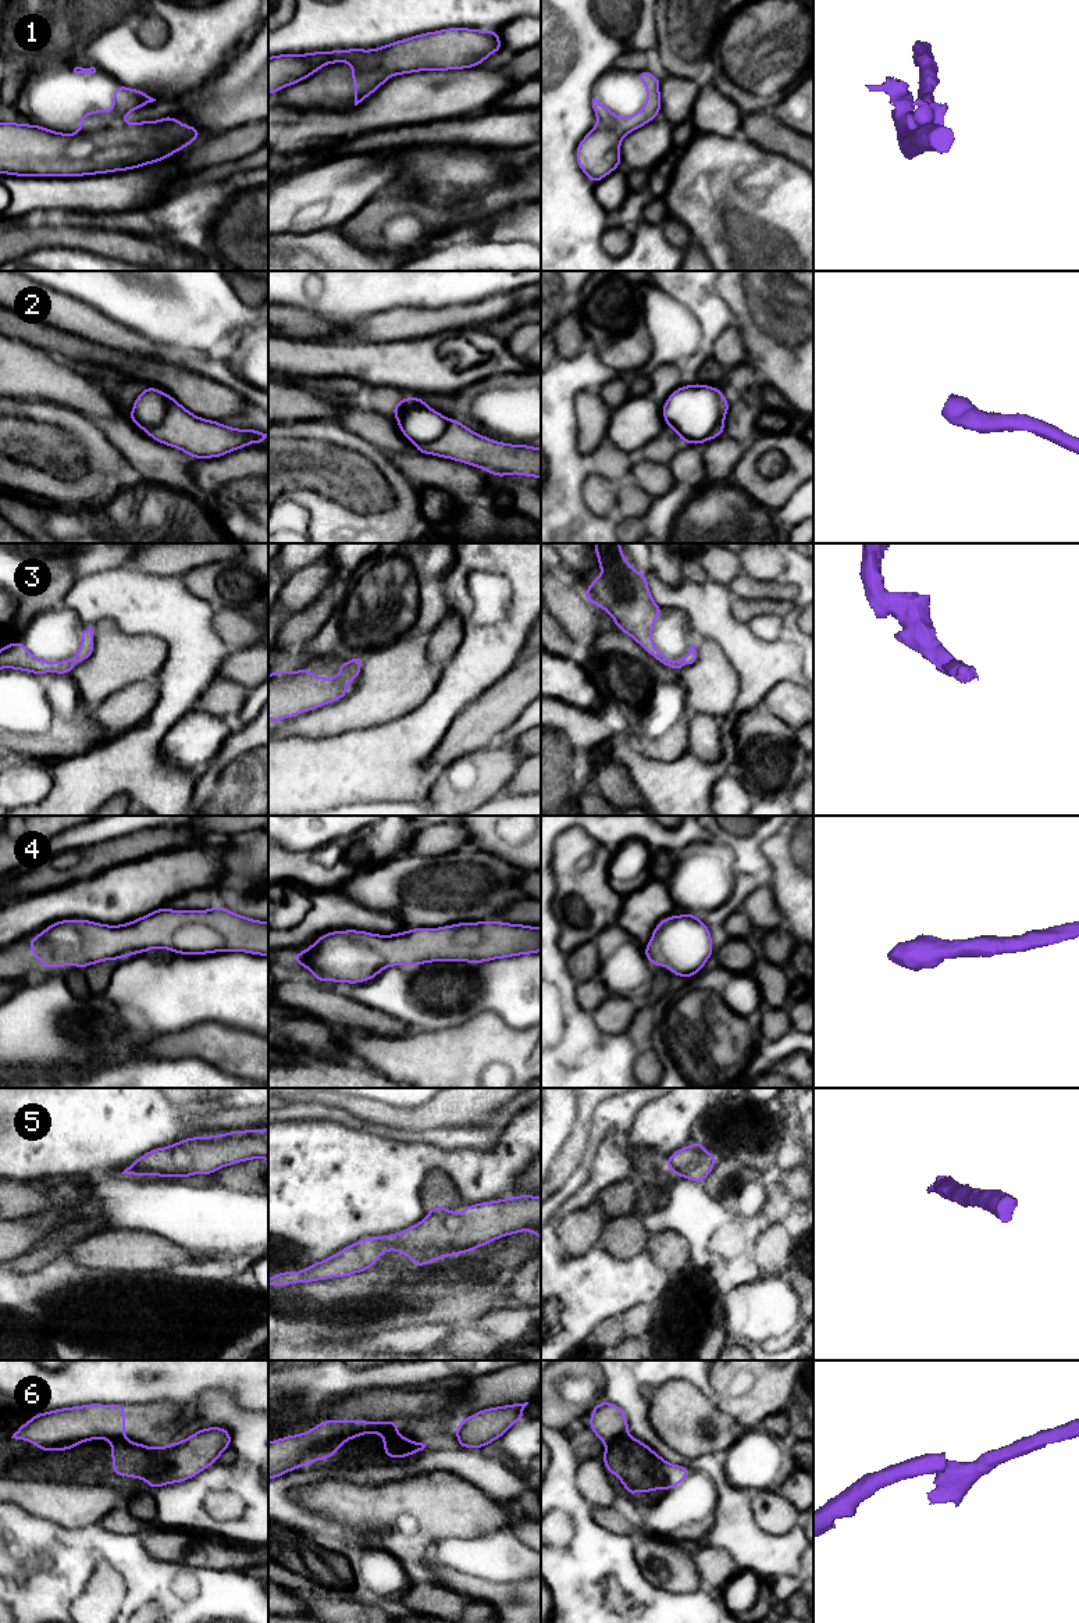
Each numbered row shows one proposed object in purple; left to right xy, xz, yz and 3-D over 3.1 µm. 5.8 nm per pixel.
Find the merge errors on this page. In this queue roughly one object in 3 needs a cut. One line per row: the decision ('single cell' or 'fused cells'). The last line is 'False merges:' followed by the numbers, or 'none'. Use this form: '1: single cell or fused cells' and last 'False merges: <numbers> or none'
1: fused cells
2: single cell
3: single cell
4: single cell
5: single cell
6: fused cells
False merges: 1, 6

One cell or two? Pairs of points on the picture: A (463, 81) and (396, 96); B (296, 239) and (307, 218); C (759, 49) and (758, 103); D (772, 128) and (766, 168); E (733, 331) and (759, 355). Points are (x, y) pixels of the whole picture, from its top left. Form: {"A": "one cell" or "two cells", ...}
{"A": "one cell", "B": "two cells", "C": "one cell", "D": "two cells", "E": "two cells"}

